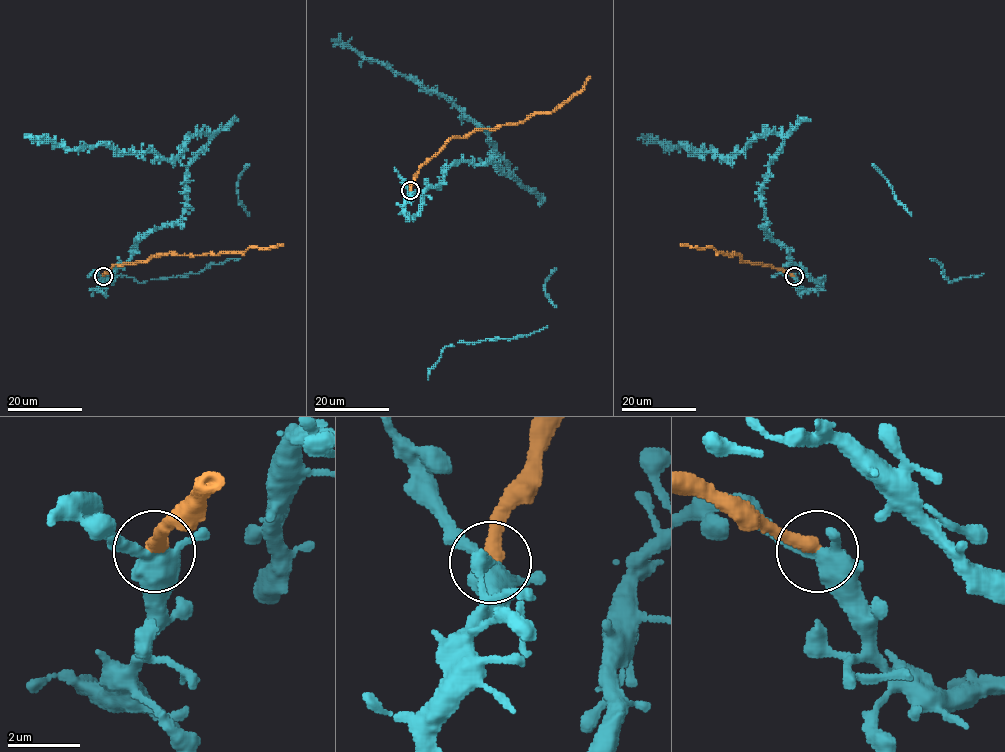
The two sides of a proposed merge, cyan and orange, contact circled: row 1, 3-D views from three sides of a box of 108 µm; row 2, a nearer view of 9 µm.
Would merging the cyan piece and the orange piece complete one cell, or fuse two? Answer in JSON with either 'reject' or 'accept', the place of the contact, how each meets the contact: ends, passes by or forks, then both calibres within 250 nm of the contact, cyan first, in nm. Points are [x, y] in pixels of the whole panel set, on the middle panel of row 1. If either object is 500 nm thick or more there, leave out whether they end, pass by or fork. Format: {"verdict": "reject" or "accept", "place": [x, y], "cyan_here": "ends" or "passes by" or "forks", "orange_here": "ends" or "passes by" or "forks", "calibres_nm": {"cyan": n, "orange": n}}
{"verdict": "reject", "place": [410, 190], "cyan_here": "forks", "orange_here": "ends", "calibres_nm": {"cyan": 440, "orange": 400}}

